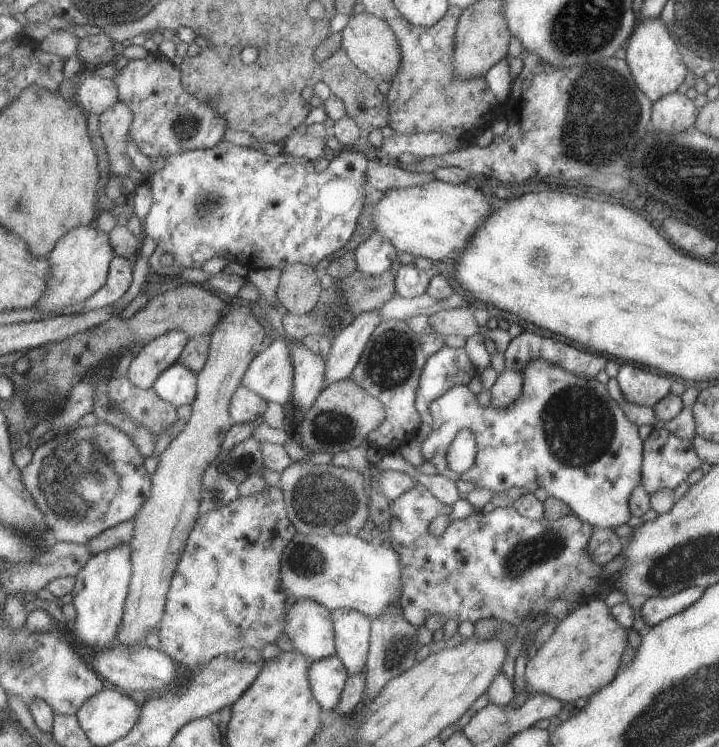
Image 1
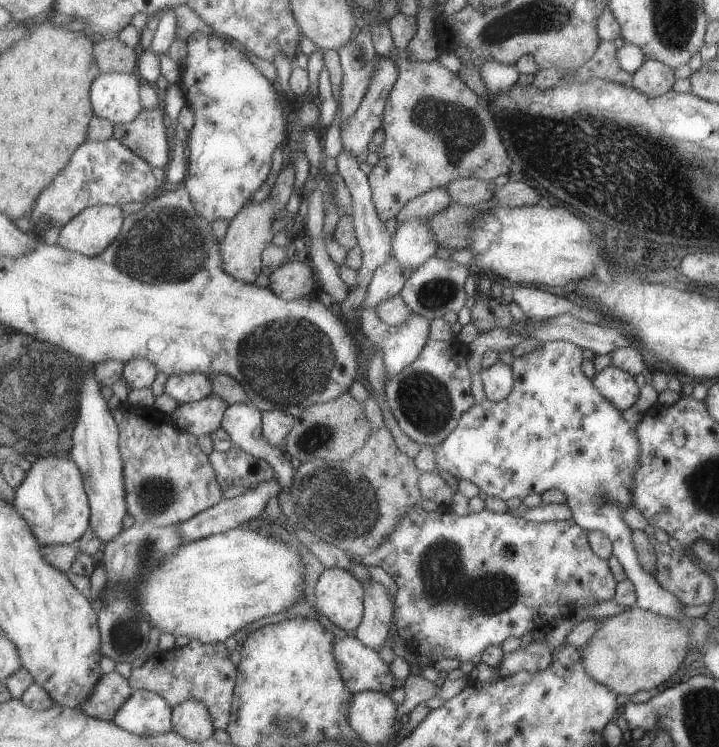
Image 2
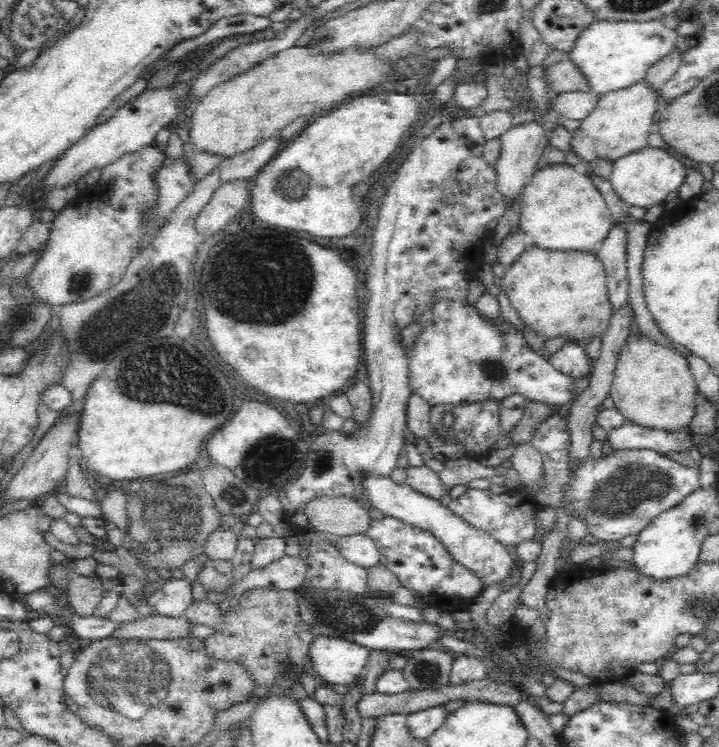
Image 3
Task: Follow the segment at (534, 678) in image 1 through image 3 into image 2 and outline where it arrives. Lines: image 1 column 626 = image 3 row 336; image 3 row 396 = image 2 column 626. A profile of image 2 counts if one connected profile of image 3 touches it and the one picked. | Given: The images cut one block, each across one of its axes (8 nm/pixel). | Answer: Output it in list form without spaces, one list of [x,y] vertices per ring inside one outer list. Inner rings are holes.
[[[636,604],[629,607],[623,613],[616,616],[603,618],[598,624],[593,636],[580,648],[582,650],[582,663],[586,673],[599,684],[610,688],[616,695],[626,694],[631,696],[639,690],[655,690],[661,683],[664,683],[678,672],[679,665],[685,660],[685,655],[691,651],[689,631],[674,618],[655,614]]]

